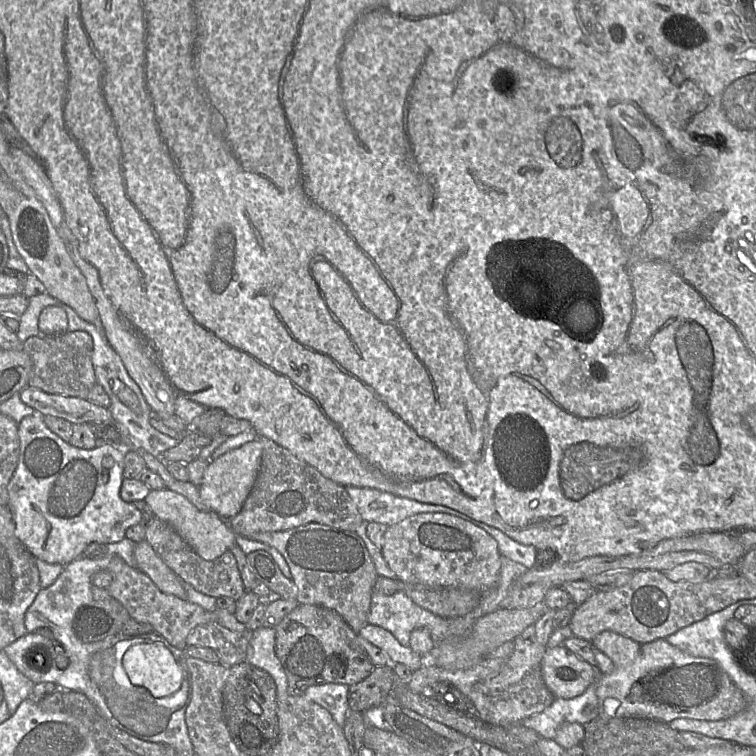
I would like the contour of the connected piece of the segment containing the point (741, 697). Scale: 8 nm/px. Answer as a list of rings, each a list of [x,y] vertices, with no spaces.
[[[603,631],[592,640],[592,645],[614,664],[613,671],[602,676],[596,689],[597,717],[601,719],[718,721],[735,716],[749,705],[749,698],[714,660],[691,656],[665,639],[640,643],[613,631]]]

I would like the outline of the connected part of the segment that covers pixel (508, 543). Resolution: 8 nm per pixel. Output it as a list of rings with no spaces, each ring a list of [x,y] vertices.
[[[460,516],[456,517],[466,520],[479,528],[482,528],[489,535],[491,535],[498,543],[500,555],[505,556],[514,562],[520,563],[528,569],[533,568],[535,565],[538,550],[534,546],[521,544],[510,538],[501,530],[478,520],[473,522]]]

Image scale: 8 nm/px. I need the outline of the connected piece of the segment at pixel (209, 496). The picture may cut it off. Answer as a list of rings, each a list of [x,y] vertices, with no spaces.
[[[259,438],[232,449],[207,466],[199,493],[208,510],[224,520],[230,520],[242,509],[260,471],[263,445]]]

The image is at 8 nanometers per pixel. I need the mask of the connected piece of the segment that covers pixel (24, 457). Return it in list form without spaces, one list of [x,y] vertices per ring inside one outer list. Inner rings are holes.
[[[35,412],[32,415],[24,417],[17,425],[18,436],[20,441],[20,452],[18,465],[8,483],[8,507],[12,512],[15,522],[15,535],[26,547],[26,549],[36,558],[50,564],[60,564],[65,566],[72,561],[83,556],[85,549],[92,543],[112,544],[123,540],[126,530],[140,523],[142,513],[132,503],[125,502],[121,499],[120,488],[124,480],[124,449],[118,449],[112,443],[105,443],[96,446],[93,449],[81,449],[72,446],[69,442],[62,440],[58,435],[52,432],[44,422],[44,415]]]

